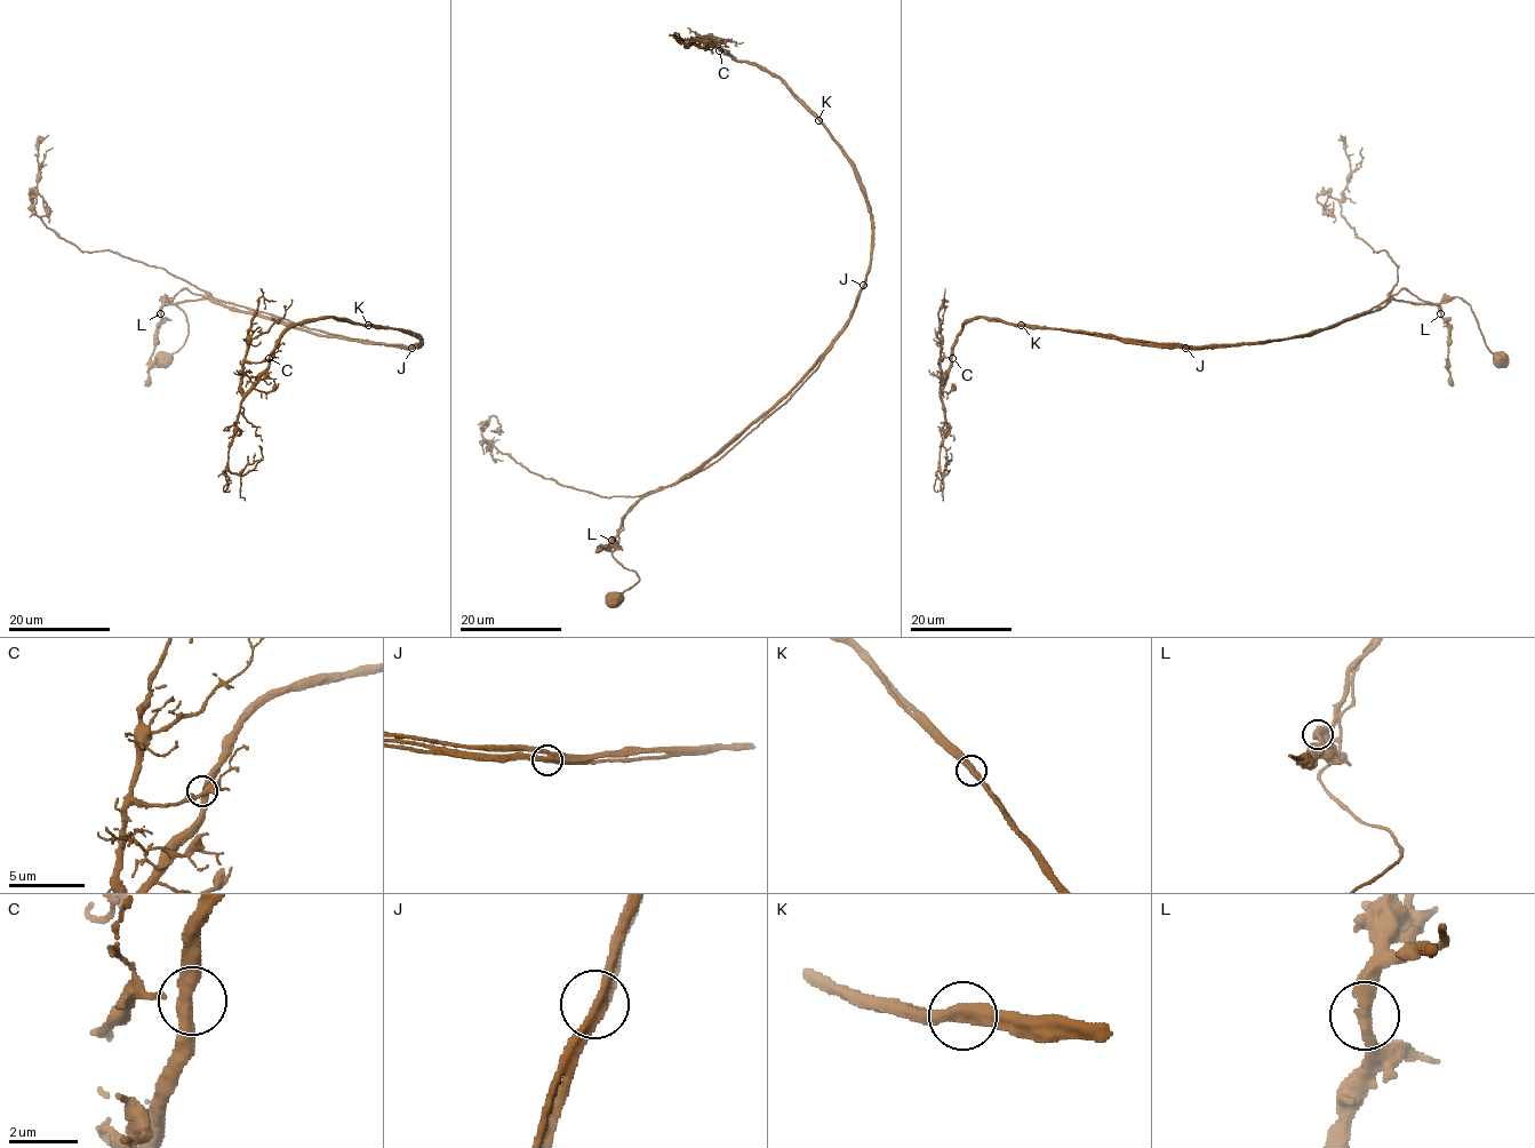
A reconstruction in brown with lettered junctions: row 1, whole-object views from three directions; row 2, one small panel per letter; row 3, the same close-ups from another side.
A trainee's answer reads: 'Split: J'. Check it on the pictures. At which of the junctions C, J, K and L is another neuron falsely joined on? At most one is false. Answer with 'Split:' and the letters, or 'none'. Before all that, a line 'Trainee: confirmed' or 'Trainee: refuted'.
Trainee: confirmed
Split: J

